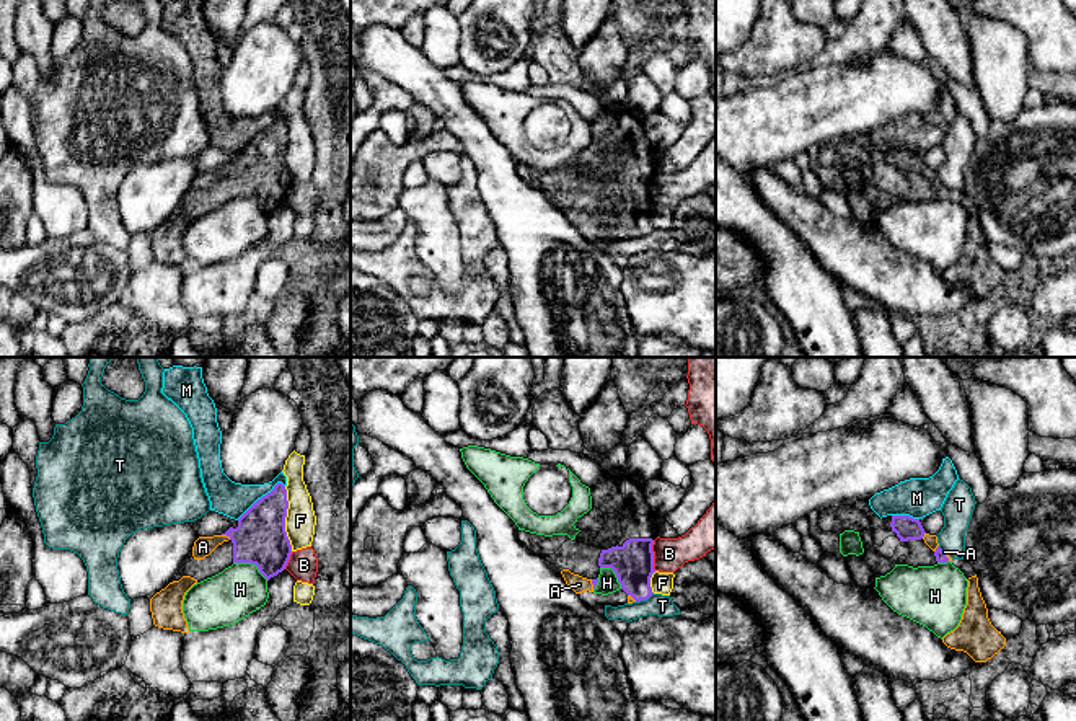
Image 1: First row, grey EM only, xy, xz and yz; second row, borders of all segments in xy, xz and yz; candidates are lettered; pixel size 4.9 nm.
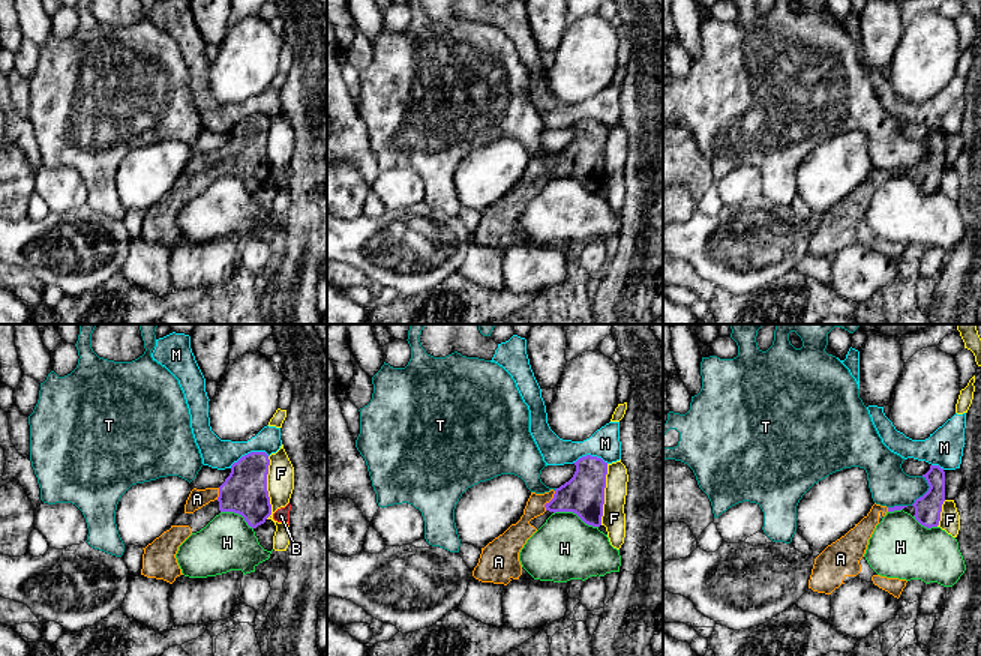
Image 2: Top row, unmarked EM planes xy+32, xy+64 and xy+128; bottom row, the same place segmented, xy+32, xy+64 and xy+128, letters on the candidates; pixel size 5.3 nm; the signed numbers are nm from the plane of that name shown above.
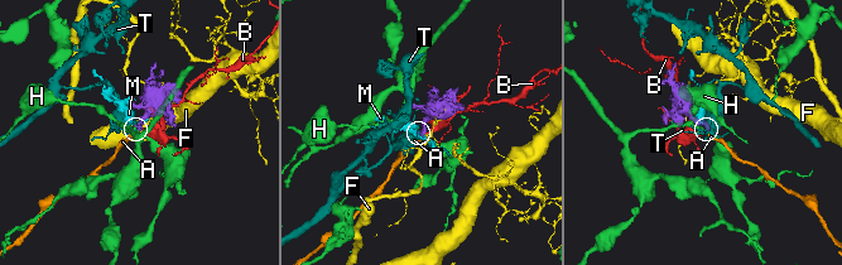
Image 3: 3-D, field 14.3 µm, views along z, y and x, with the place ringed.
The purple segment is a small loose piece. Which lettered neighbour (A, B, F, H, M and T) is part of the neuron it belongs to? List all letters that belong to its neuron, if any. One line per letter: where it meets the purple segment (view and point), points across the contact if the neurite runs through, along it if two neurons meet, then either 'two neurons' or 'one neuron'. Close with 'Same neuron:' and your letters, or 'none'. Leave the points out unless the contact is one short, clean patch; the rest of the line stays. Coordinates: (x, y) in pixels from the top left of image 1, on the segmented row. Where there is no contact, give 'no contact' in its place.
A: meets purple in xy at (227, 535); one neuron
B: meets purple in xz at (652, 555); two neurons
F: meets purple in xy at (284, 519); two neurons
H: meets purple in xy at (251, 563); border along xy (233, 561), (253, 563), (268, 579); two neurons
M: meets purple in xy at (261, 498); two neurons
T: meets purple in xz at (644, 599); border along xz (652, 592), (636, 602); two neurons
Same neuron: A

